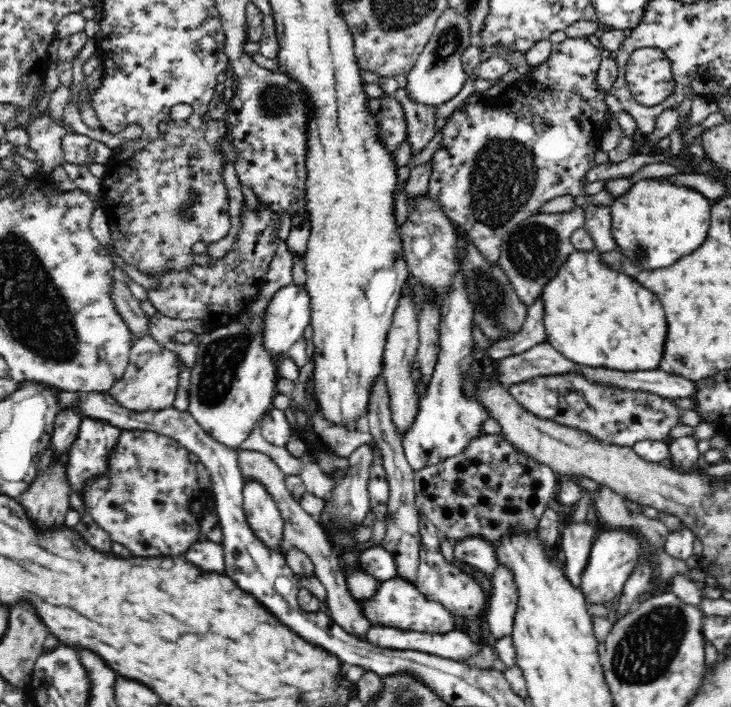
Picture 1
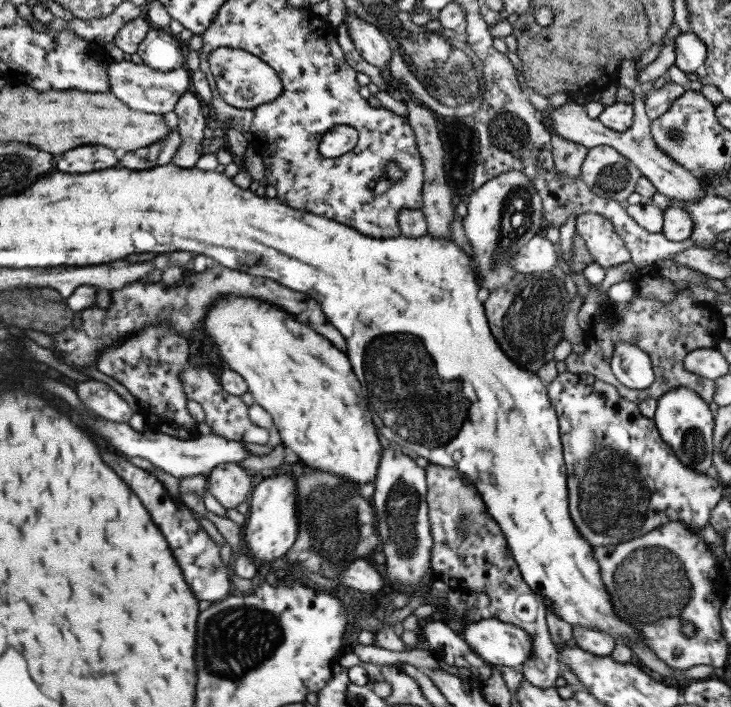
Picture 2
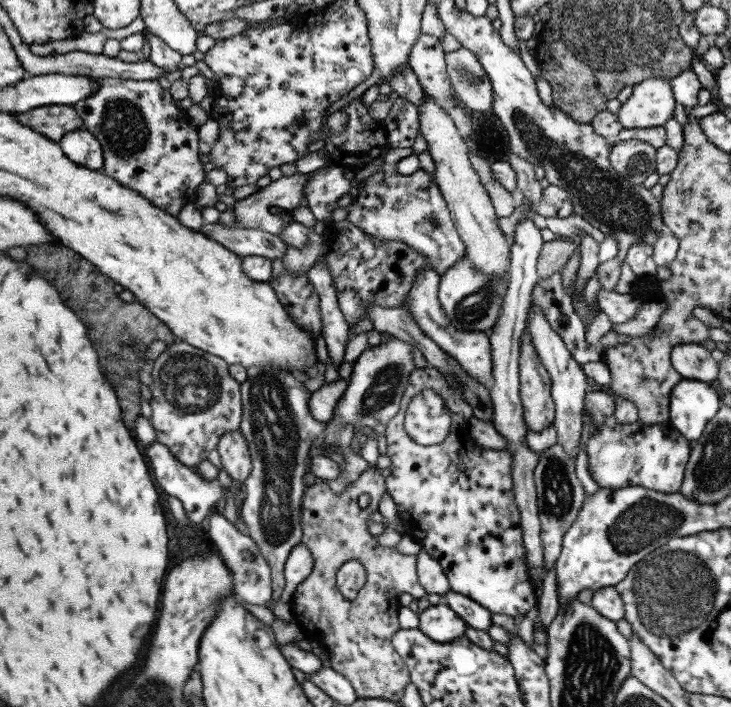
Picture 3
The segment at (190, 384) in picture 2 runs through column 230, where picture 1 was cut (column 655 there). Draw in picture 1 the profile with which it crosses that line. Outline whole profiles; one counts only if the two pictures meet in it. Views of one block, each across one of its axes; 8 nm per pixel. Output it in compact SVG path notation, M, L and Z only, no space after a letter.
M576 373L535 376L507 389L528 412L540 418L586 431L612 445L627 447L643 440L664 441L681 412L670 399L642 391L602 387Z

